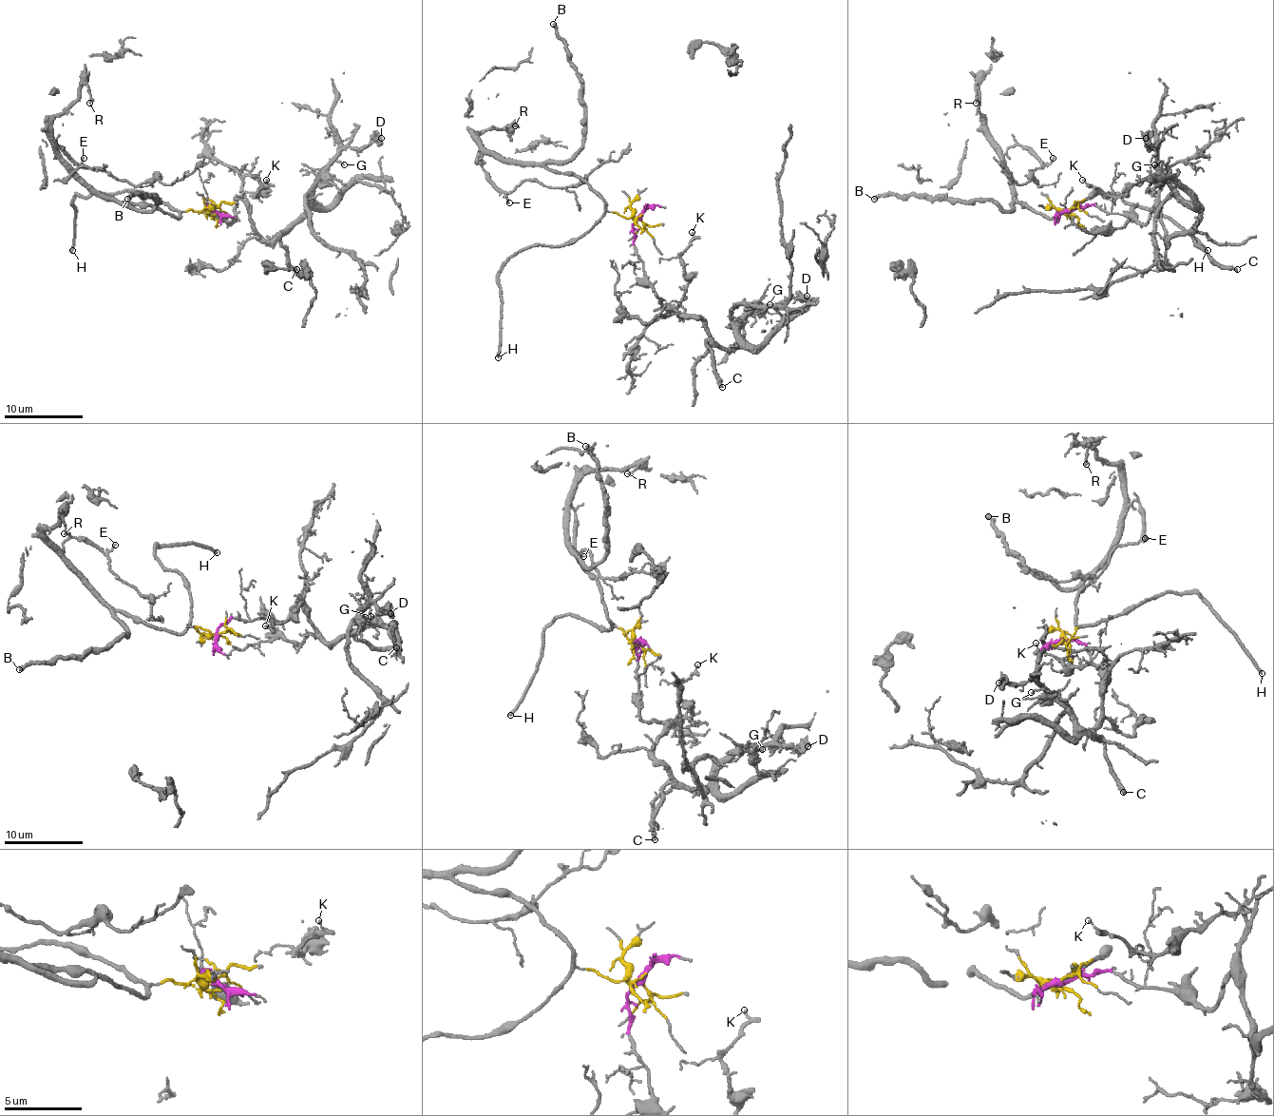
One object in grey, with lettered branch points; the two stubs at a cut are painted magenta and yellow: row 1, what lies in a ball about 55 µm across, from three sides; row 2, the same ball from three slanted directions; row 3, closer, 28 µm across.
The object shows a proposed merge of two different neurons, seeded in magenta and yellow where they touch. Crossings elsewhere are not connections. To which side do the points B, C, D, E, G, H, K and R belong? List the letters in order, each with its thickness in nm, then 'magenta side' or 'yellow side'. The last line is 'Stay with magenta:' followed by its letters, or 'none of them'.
B: 360 nm thick; yellow side
C: 360 nm thick; magenta side
D: 440 nm thick; magenta side
E: 140 nm thick; yellow side
G: 90 nm thick; magenta side
H: 280 nm thick; yellow side
K: 80 nm thick; magenta side
R: 180 nm thick; yellow side
Stay with magenta: C, D, G, K

